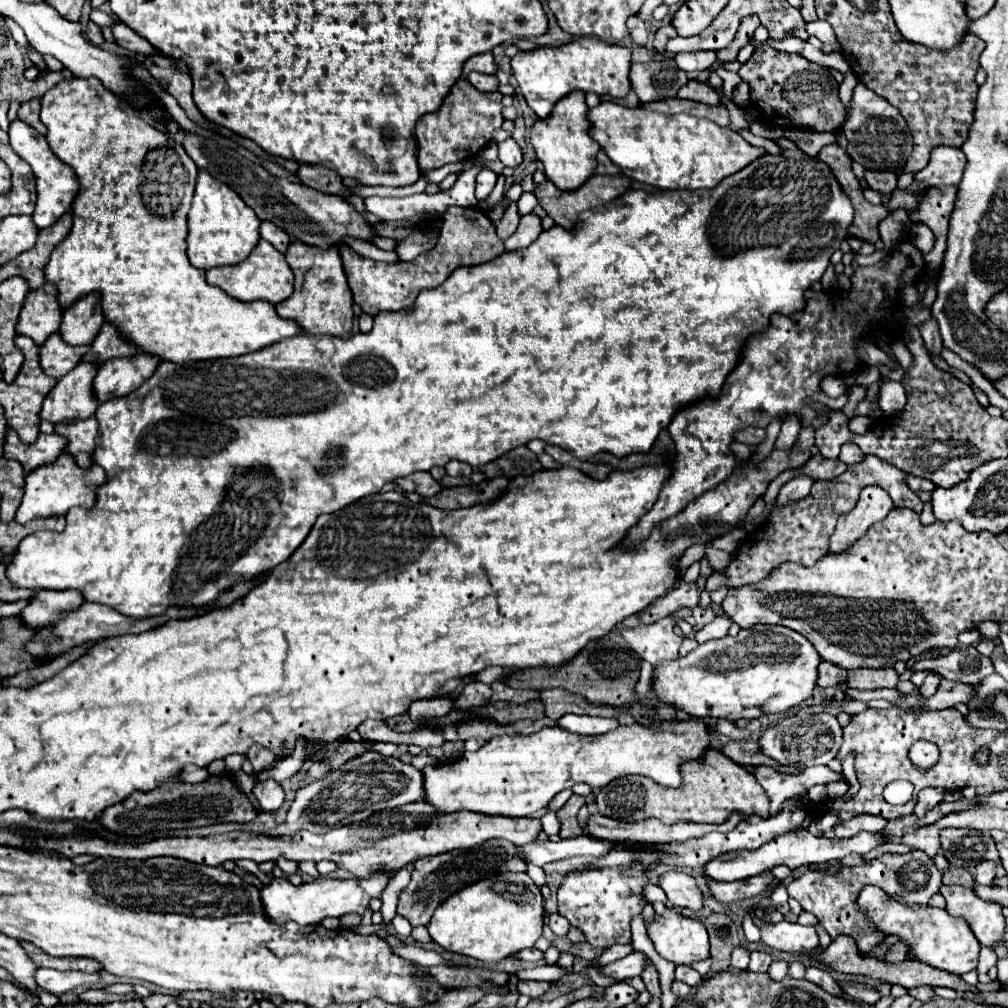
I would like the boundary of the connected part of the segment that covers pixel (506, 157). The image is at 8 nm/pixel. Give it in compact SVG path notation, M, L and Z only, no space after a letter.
M507 138L505 142L499 142L497 146L499 146L499 160L501 160L505 166L515 168L515 166L519 166L519 164L523 162L523 158L521 158L523 152L521 152L519 144L517 144L513 138Z

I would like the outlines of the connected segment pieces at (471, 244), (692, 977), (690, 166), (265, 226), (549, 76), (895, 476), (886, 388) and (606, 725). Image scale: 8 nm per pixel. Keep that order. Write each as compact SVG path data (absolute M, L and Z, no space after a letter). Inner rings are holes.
M449 206L445 210L443 226L441 226L441 238L435 248L429 252L419 254L413 262L377 262L371 258L359 256L353 248L347 244L339 246L339 254L343 260L343 268L349 280L349 288L353 292L355 304L361 306L363 312L375 316L383 310L403 310L409 308L417 294L425 288L435 288L441 282L447 280L447 276L467 264L483 264L493 258L497 258L505 248L499 236L495 234L495 226L487 218L487 214L481 208L461 208L461 206Z
M677 966L675 968L675 980L681 980L681 982L685 982L689 986L695 986L701 980L701 976L691 966Z
M601 102L597 108L589 110L589 120L593 124L591 138L605 150L611 162L619 166L625 176L661 190L713 190L717 182L767 154L763 148L751 146L735 130L721 128L711 120L701 120L687 114L659 114L641 108L629 110L613 102Z
M261 222L261 238L271 242L279 252L285 252L289 246L289 234L285 234L281 228L273 226L273 222Z
M582 37L563 44L563 46L545 46L545 48L537 48L533 52L519 52L517 56L511 58L511 68L513 68L513 76L517 78L517 84L527 100L527 104L531 106L531 110L539 116L539 118L547 118L553 110L553 106L567 96L573 90L581 90L581 92L595 92L599 96L613 96L613 98L625 98L631 90L629 84L629 66L631 66L631 50L625 46L617 46L617 44L605 44L601 40L593 40L593 38Z
M867 456L861 464L849 466L847 472L843 472L839 478L815 482L811 488L811 494L807 498L787 504L785 508L773 512L773 516L769 518L769 522L763 528L751 532L743 540L743 544L737 550L731 564L725 570L713 572L707 578L705 590L713 592L719 588L719 584L727 586L727 588L755 584L755 582L767 578L773 568L777 568L779 564L786 561L795 562L801 566L813 566L821 556L825 556L829 552L829 538L833 536L837 516L843 512L849 512L855 506L859 492L869 484L877 484L883 490L887 490L889 496L893 498L895 506L903 506L903 508L921 512L923 502L919 500L917 494L913 494L913 490L909 490L905 486L905 478L907 478L907 474L901 474L901 470L897 470L893 464L879 460L877 456ZM789 540L793 540L793 542L789 542Z
M883 382L881 390L879 390L879 406L885 414L895 416L899 414L907 404L907 392L901 386L901 382Z
M565 714L559 718L559 726L565 730L573 730L577 734L605 734L617 730L617 718L599 718L599 716L579 716L579 714Z

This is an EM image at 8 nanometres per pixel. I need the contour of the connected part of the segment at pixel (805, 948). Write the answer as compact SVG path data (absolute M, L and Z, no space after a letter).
M779 922L767 928L761 928L761 940L781 952L793 954L811 954L819 946L819 934L813 926L801 926L791 922Z

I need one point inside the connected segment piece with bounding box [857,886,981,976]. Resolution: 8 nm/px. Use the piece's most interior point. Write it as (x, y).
(934, 937)

